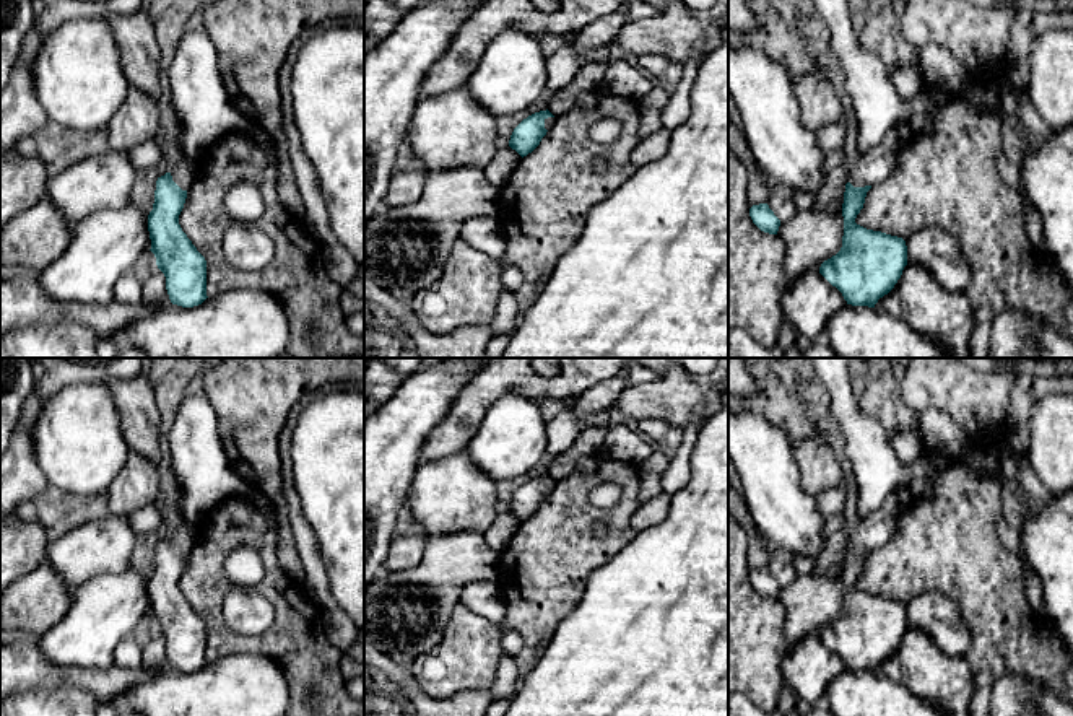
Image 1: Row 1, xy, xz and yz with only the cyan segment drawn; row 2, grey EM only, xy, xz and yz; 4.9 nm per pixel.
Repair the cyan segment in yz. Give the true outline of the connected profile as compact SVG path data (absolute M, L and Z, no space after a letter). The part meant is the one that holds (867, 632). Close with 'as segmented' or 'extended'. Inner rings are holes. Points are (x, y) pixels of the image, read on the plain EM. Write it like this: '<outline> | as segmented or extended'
M896 491L849 535L842 568L842 612L819 631L819 638L842 657L847 669L875 672L894 653L907 630L902 602L867 594L855 583L867 557L891 540L910 501L909 491Z | extended

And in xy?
M184 522L158 542L153 574L148 579L150 615L166 641L171 667L182 672L198 670L208 662L206 625L179 589L195 539L197 529Z | extended

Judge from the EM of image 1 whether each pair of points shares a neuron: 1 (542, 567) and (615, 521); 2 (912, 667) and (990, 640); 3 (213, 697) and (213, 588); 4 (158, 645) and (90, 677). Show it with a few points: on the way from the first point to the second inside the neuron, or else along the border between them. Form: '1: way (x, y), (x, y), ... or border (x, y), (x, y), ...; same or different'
1: way (560, 549), (589, 519), (597, 519); same
2: border (963, 656), (971, 671), (973, 694); different
3: border (251, 653), (230, 653), (208, 663); different
4: border (142, 664), (160, 672); different

